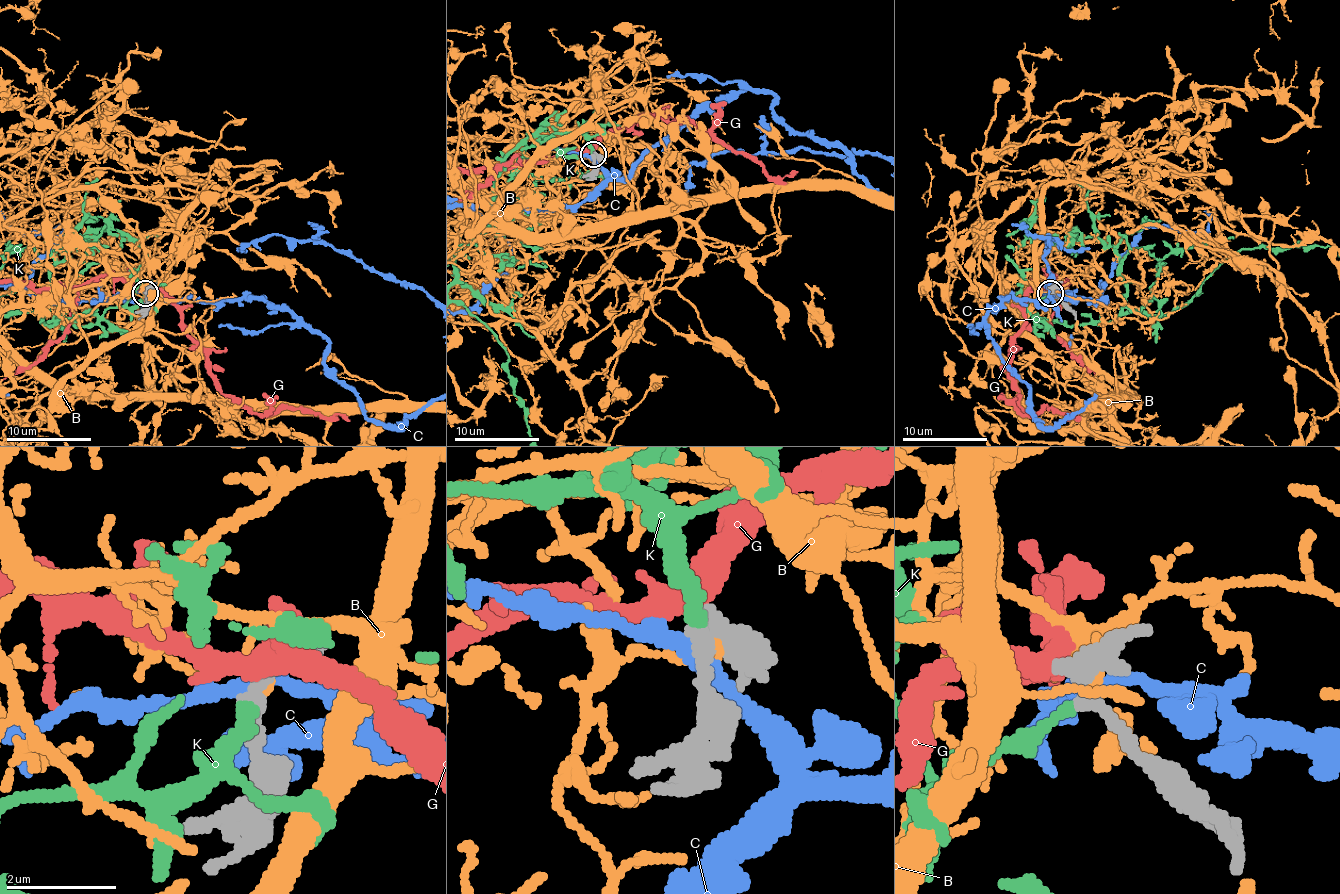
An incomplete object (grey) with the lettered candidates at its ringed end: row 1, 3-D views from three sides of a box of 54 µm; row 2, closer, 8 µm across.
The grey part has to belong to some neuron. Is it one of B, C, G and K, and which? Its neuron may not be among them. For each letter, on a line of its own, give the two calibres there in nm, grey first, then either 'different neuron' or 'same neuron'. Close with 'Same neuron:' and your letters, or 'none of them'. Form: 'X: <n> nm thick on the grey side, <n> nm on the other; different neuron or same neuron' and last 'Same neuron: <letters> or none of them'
B: 440 nm thick on the grey side, 160 nm on the other; different neuron
C: 360 nm thick on the grey side, 280 nm on the other; different neuron
G: 340 nm thick on the grey side, 360 nm on the other; different neuron
K: 320 nm thick on the grey side, 240 nm on the other; same neuron
Same neuron: K

